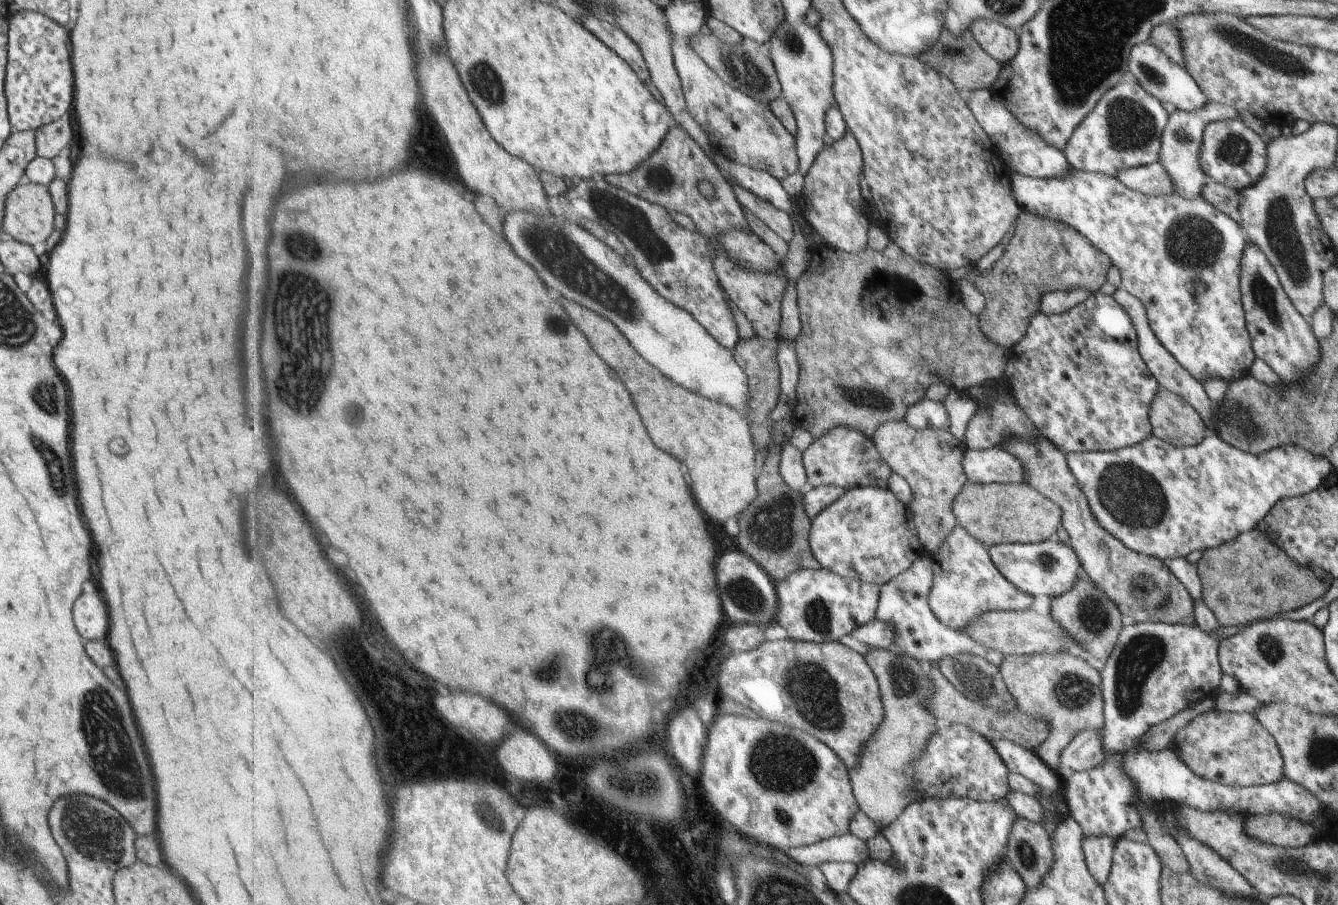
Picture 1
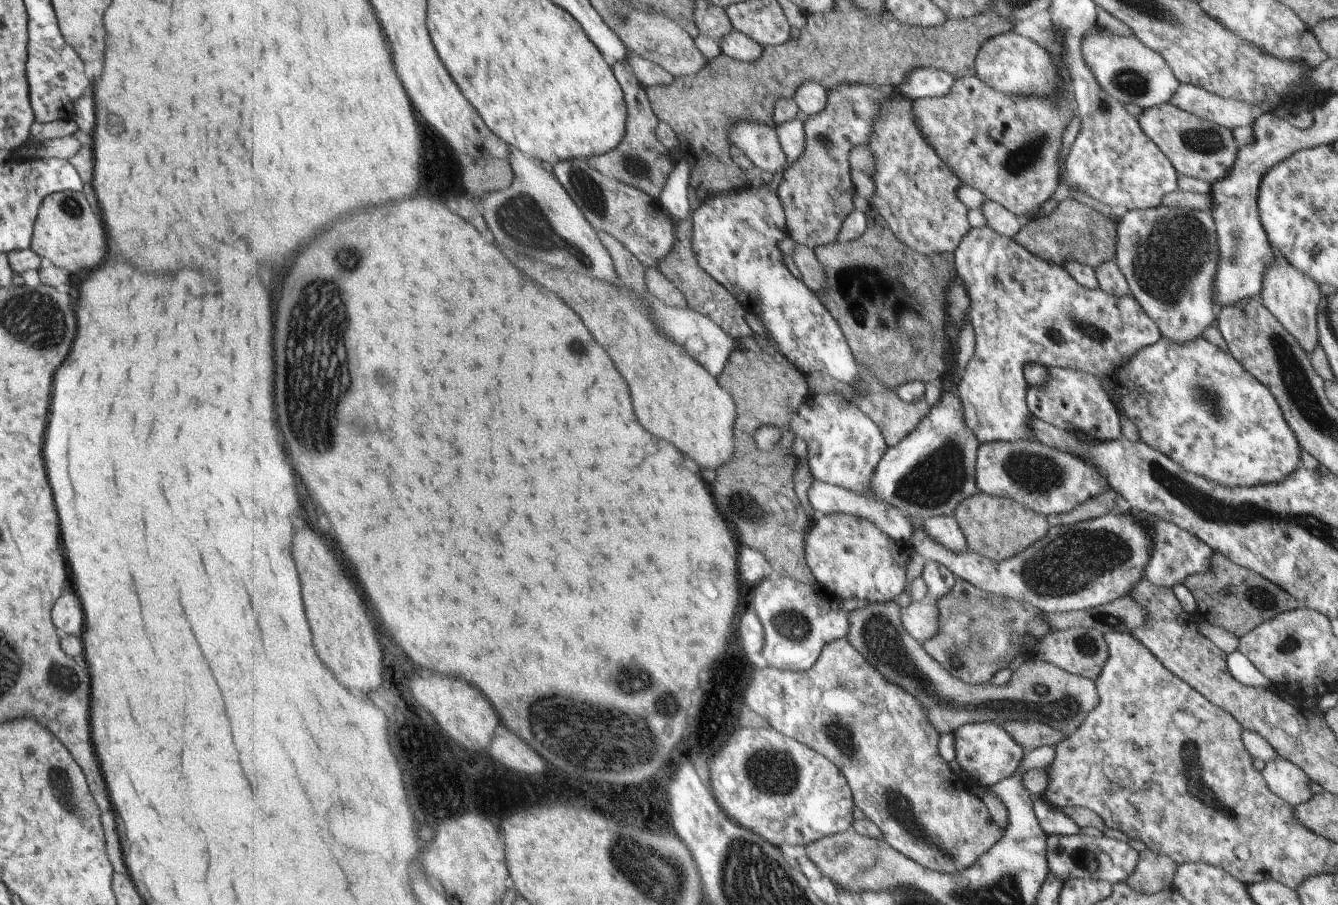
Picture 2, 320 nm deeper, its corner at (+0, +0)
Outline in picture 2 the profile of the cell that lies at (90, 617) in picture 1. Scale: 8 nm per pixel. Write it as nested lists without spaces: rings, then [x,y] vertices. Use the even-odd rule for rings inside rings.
[[[65,584],[63,594],[51,608],[51,622],[55,628],[59,626],[59,630],[67,636],[77,636],[77,638],[81,636],[83,614],[81,614],[81,606],[69,584]]]

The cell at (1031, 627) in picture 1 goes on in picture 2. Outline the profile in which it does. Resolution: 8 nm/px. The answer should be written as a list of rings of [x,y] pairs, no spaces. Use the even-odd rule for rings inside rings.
[[[929,600],[912,601],[902,608],[902,621],[908,633],[920,644],[931,640],[938,629],[936,606]]]

